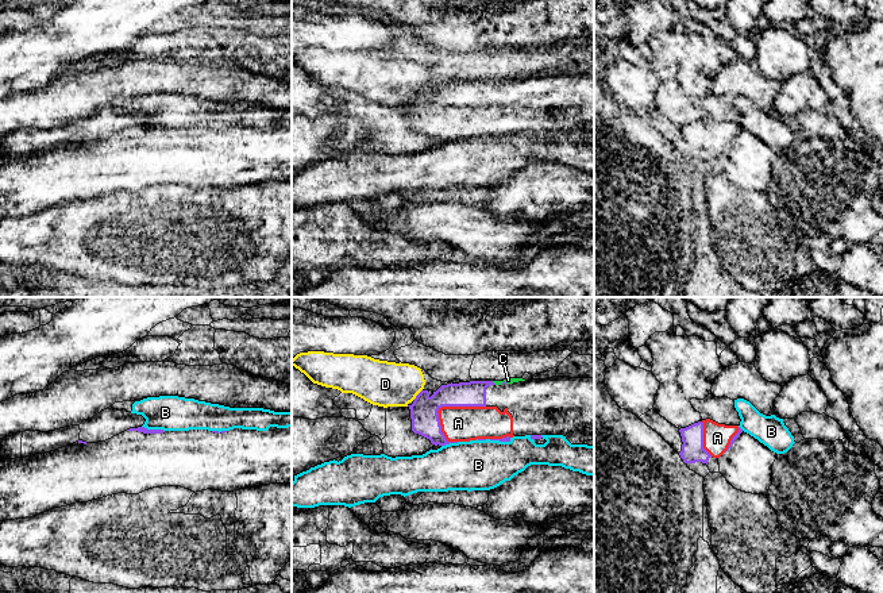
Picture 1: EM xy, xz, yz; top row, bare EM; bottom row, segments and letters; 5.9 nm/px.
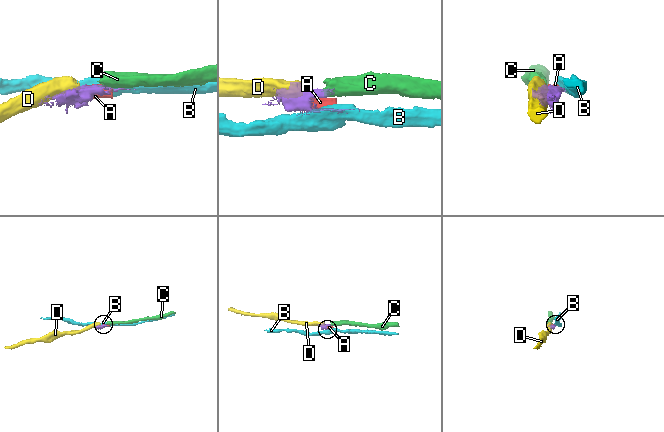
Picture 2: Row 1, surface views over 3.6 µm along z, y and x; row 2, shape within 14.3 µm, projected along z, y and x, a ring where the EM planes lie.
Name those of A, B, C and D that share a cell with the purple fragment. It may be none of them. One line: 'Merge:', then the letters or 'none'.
Merge: A

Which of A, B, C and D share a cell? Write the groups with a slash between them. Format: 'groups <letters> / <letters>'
groups A / B / C D

